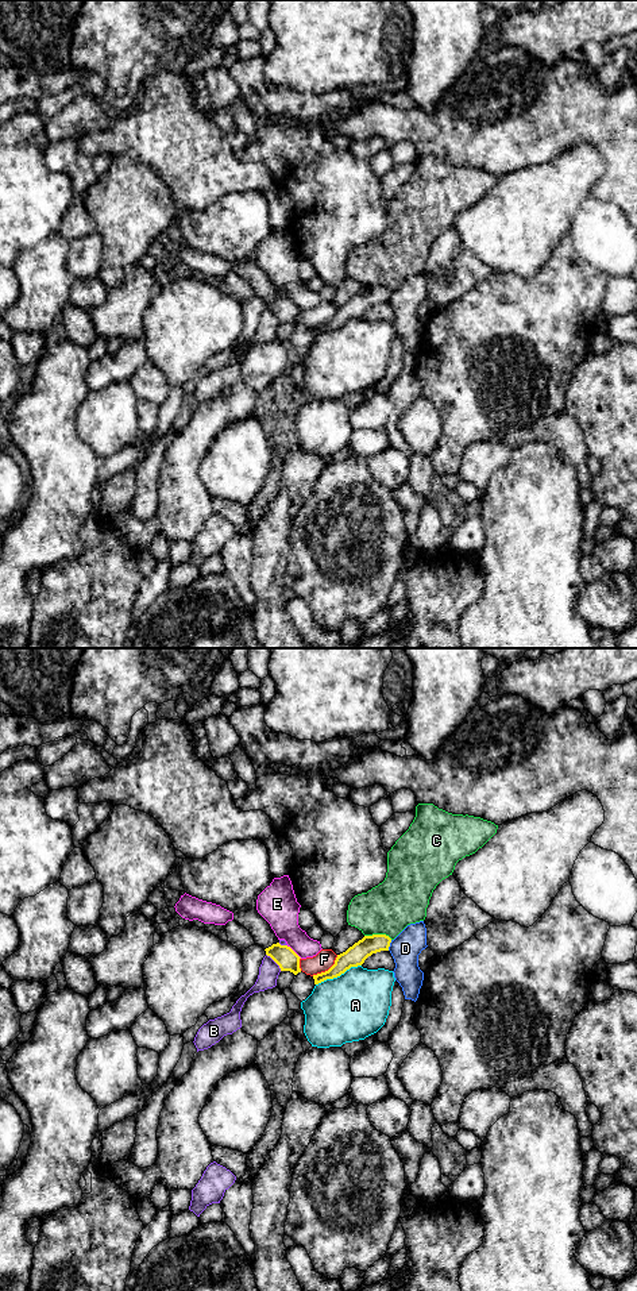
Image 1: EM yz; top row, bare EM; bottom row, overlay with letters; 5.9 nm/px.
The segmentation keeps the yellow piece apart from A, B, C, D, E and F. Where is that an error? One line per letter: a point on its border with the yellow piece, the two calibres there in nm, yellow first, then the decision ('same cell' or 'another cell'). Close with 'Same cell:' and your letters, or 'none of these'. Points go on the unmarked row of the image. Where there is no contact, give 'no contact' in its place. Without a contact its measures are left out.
A: yz (338, 327) | 120/400 nm | another cell
B: yz (274, 312) | 130/120 nm | another cell
C: yz (378, 286) | 120/300 nm | another cell
D: yz (389, 297) | 120/180 nm | another cell
E: yz (293, 303) | 130/200 nm | another cell
F: yz (328, 322) | 120/110 nm | another cell
Same cell: none of these

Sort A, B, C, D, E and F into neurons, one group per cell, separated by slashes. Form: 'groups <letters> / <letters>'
groups A / B / C / D / E / F

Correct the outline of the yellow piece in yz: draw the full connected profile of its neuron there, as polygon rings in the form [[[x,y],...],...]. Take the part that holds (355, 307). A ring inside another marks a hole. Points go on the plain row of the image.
[[[386,286],[364,288],[345,304],[337,307],[335,316],[328,323],[313,327],[314,336],[337,330],[351,319],[362,317],[372,305],[389,302],[390,294],[391,290]]]

